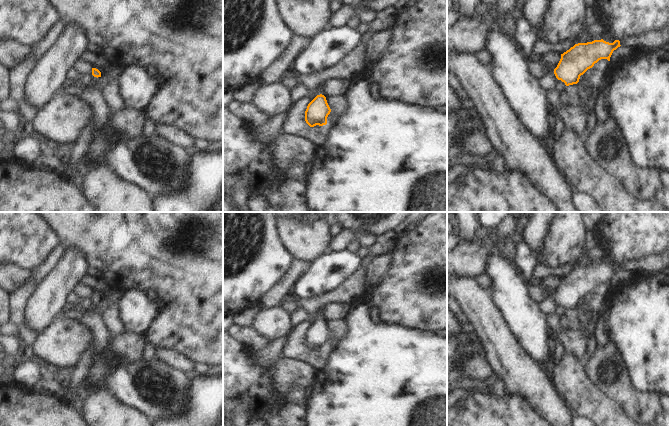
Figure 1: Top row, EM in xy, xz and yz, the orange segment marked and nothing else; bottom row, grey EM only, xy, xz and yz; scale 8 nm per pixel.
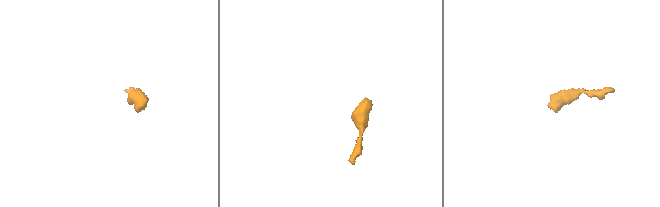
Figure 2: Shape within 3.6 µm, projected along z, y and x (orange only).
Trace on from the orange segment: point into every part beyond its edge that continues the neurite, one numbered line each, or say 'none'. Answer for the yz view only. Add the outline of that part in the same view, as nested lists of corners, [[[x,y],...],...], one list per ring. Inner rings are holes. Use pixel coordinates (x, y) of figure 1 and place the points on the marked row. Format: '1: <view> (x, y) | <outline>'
1: yz (549, 82) | [[[550,71],[547,72],[546,75],[539,80],[539,83],[543,89],[548,91],[555,90],[558,81],[559,80],[556,78],[554,71]]]

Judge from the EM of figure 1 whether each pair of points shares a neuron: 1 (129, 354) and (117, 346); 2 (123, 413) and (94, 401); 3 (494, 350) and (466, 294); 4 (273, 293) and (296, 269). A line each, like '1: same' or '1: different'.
1: same
2: same
3: same
4: same

